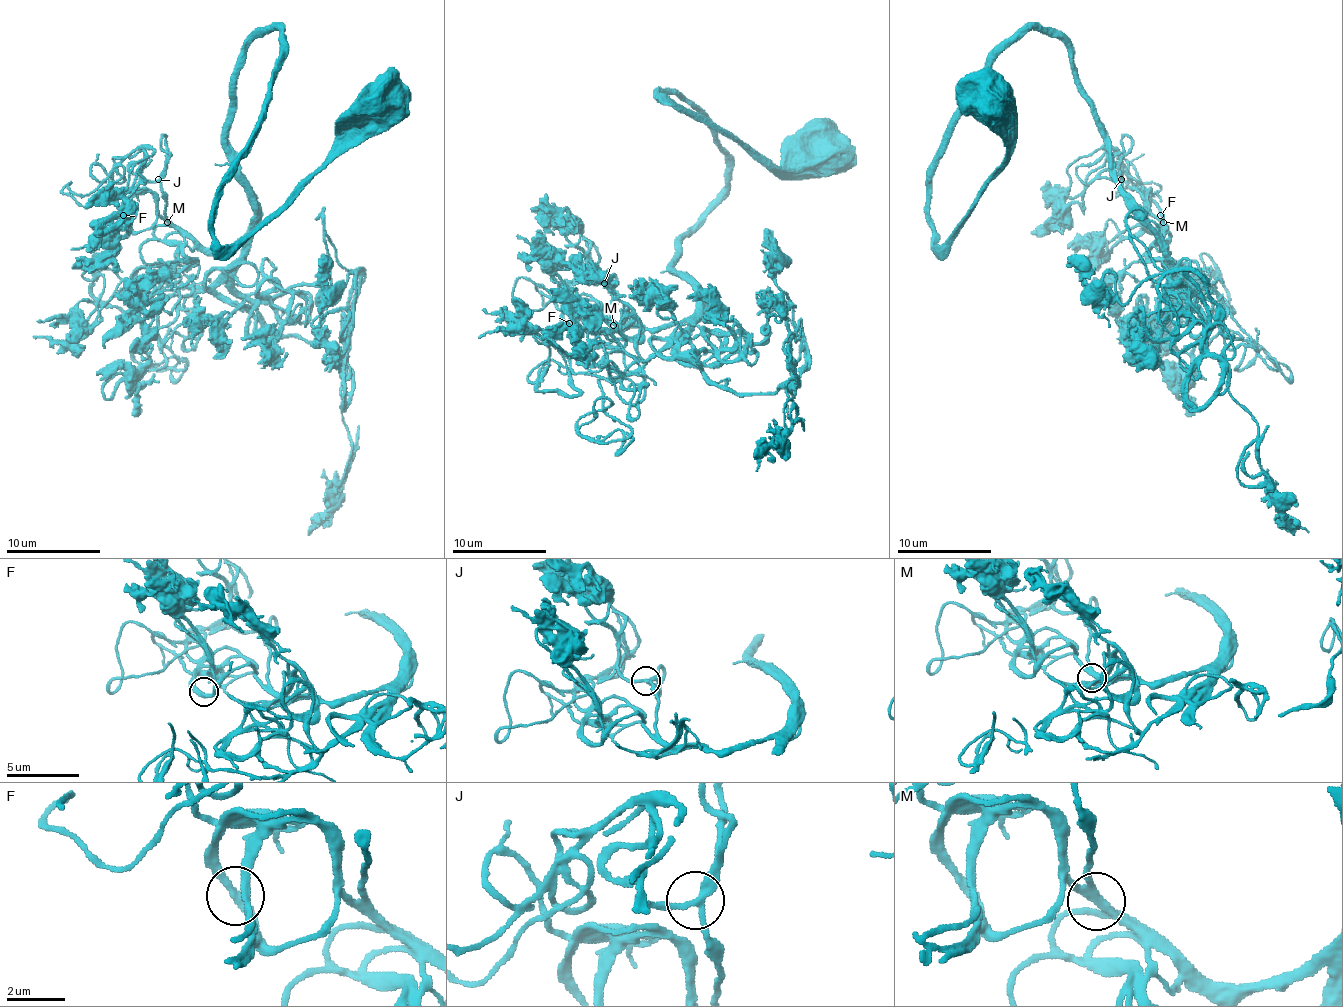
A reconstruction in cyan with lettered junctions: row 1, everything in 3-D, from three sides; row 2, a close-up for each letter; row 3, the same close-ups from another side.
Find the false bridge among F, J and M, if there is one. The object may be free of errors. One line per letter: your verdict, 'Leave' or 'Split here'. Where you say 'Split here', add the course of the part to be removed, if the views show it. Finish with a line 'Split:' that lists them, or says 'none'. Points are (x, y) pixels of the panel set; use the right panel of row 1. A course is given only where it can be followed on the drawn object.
F: Leave
J: Leave
M: Leave
Split: none

